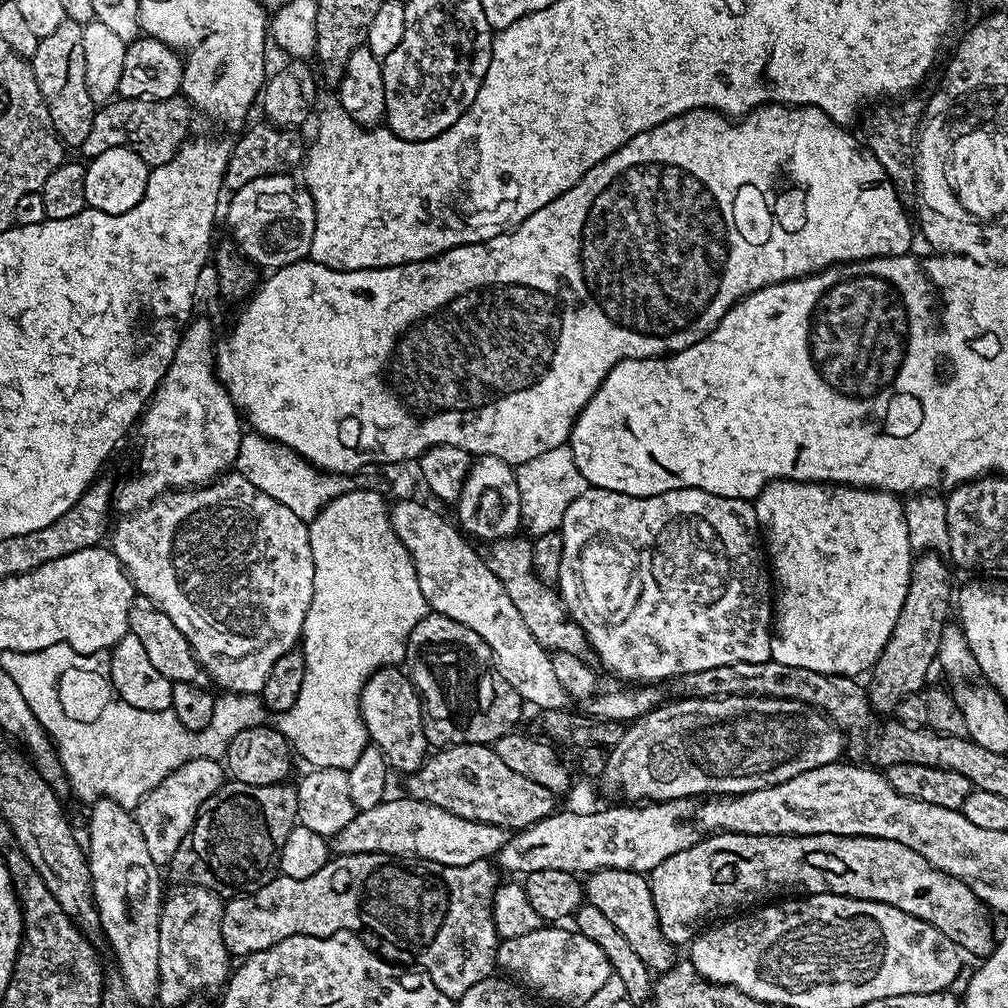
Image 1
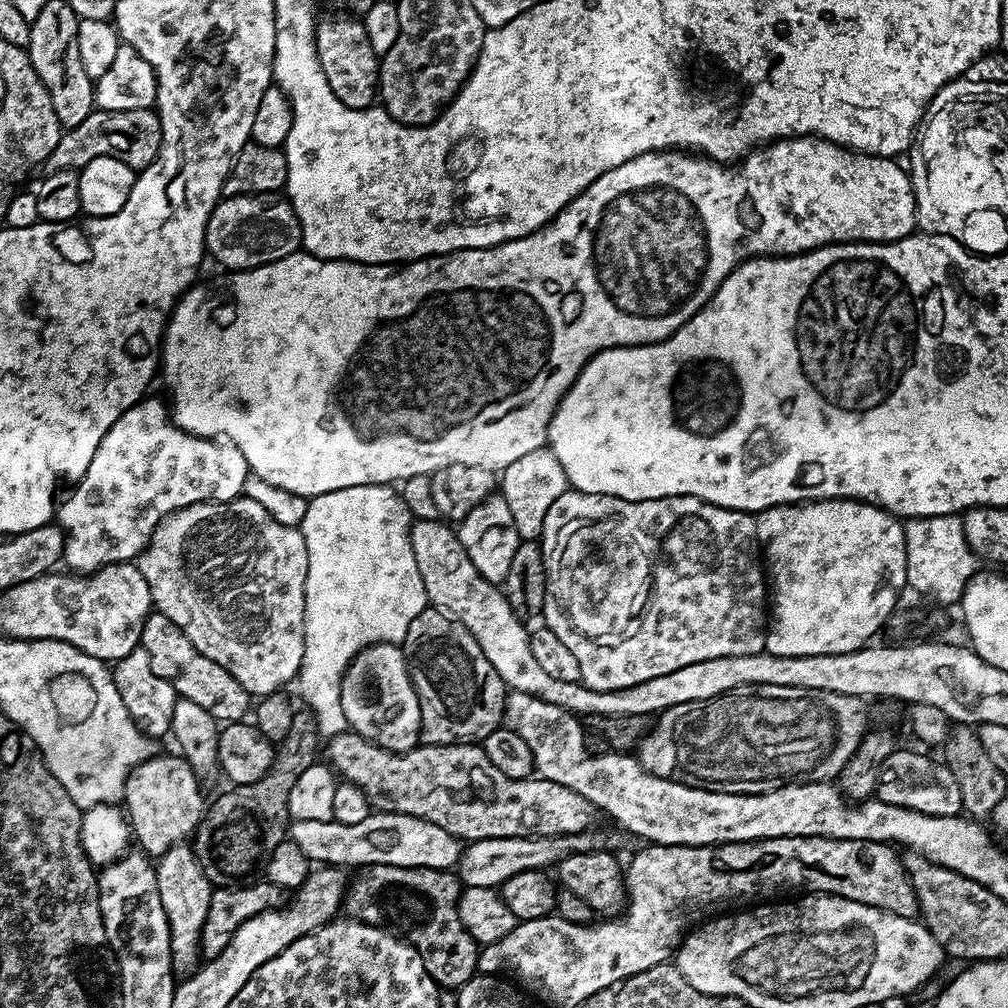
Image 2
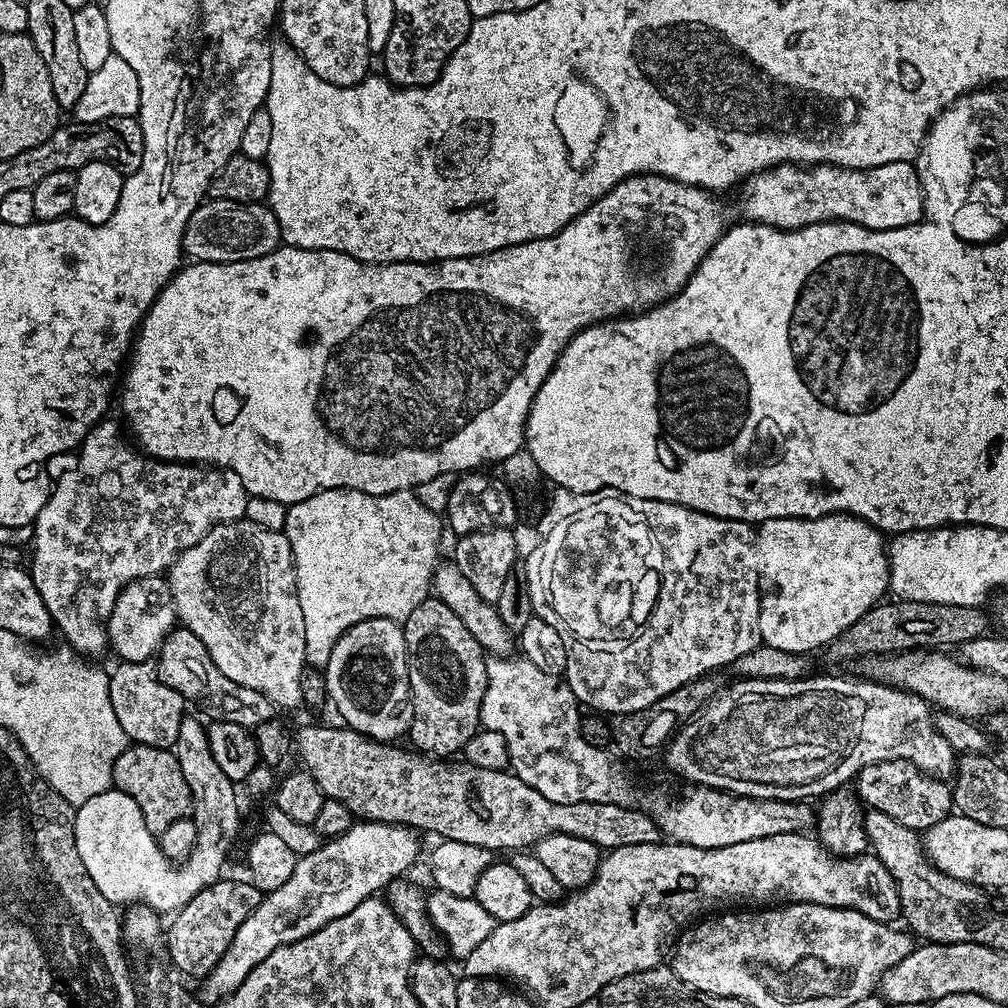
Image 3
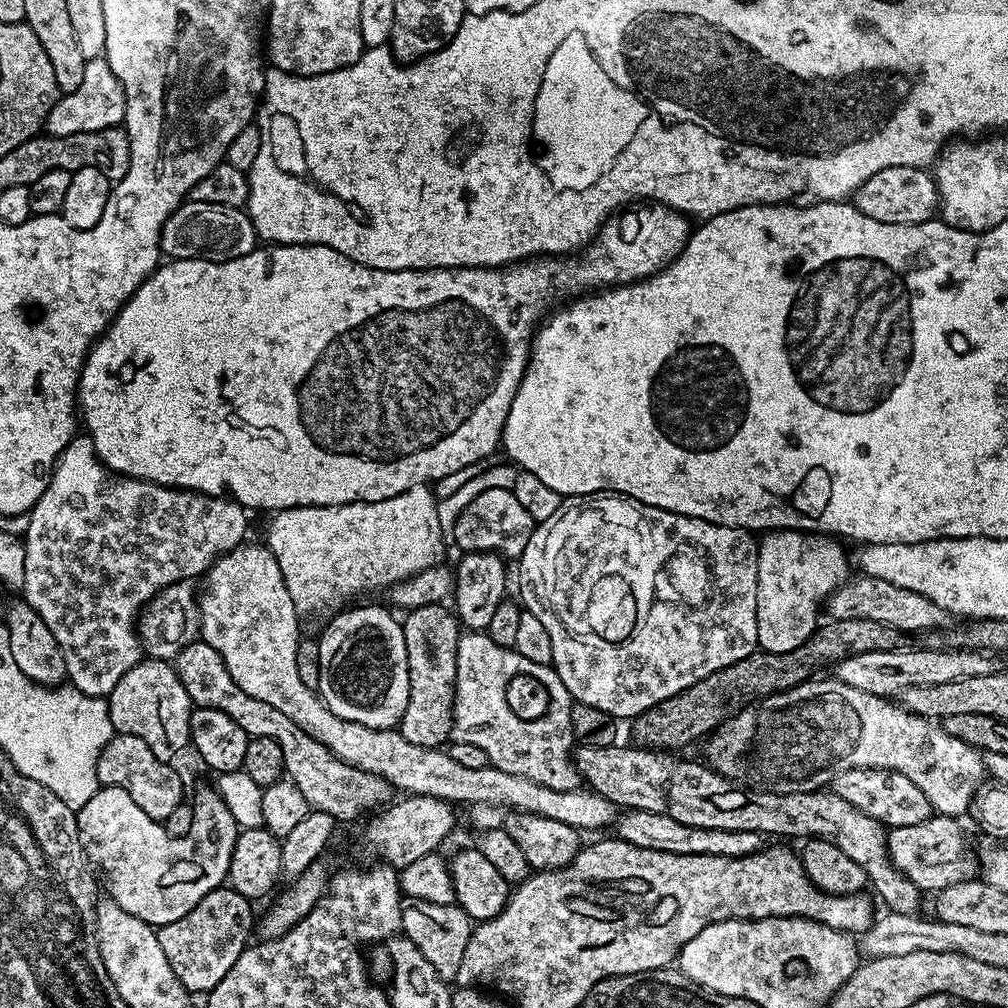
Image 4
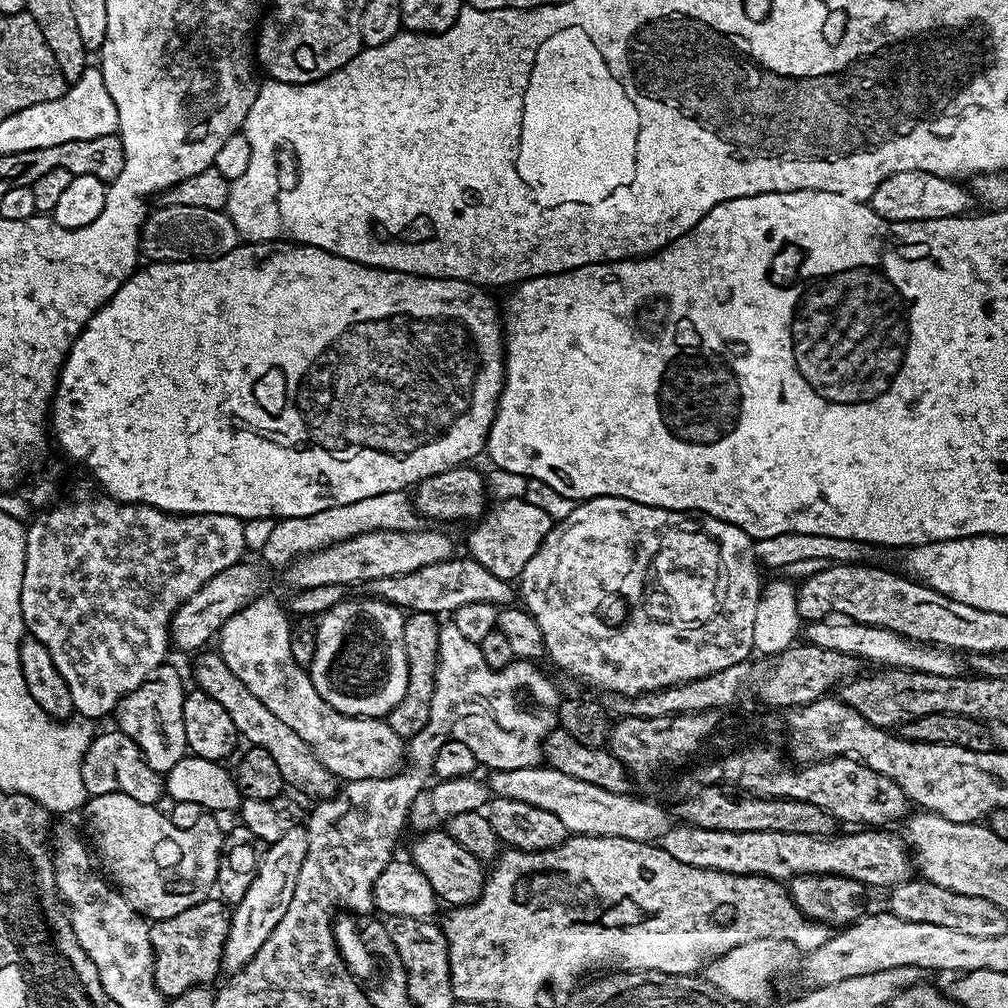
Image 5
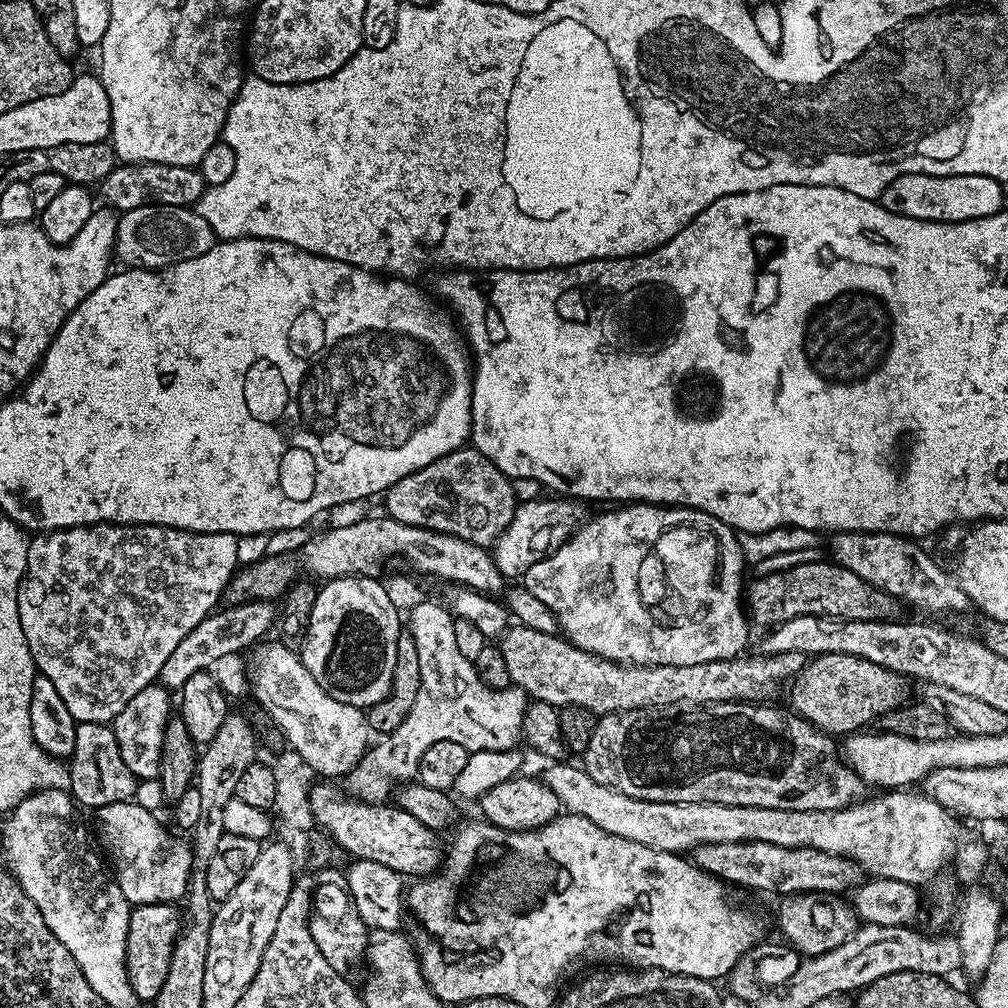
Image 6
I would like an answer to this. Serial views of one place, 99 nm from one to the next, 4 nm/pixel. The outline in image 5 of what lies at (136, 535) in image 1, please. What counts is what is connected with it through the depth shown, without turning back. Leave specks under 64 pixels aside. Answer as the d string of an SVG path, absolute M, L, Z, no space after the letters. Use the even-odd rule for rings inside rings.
M267 594L257 596L220 627L220 657L234 670L238 682L242 682L270 714L282 718L282 722L314 750L318 762L341 781L391 776L401 767L400 759L405 759L405 741L390 730L387 719L347 716L324 701L322 694L314 690L311 675L291 657L293 625L288 619L283 603L275 604ZM547 766L493 771L491 776L492 796L514 798L518 802L530 802L530 806L538 806L540 810L550 810L550 814L556 815L562 821L562 826L566 826L572 834L652 842L670 827L667 814L656 805L659 803L651 799L602 790L602 786L590 786L590 782L570 778L570 774L562 774ZM639 798L644 800L639 800Z

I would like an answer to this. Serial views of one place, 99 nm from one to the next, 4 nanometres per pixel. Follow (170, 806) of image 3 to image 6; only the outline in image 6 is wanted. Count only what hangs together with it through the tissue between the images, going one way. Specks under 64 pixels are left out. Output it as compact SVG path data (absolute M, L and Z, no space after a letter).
M77 723L74 750L68 764L68 783L72 799L85 809L98 810L107 804L131 801L135 797L137 778L130 766L122 762L115 731L108 724Z

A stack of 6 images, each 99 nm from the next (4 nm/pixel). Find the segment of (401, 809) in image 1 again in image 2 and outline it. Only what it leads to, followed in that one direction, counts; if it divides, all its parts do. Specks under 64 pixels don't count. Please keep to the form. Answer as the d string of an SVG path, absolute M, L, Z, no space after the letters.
M369 811L362 822L347 824L337 820L292 820L288 836L306 854L309 862L320 866L371 866L389 864L399 868L439 868L448 870L460 859L461 841L451 836L442 826L414 818L410 814Z

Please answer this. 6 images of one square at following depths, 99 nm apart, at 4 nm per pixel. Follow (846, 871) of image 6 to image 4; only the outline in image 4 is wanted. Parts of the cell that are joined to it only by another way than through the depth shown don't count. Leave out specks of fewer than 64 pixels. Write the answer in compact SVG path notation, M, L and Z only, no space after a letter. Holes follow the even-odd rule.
M650 810L621 811L614 821L615 828L615 839L630 842L630 846L679 856L749 856L759 852L766 844L765 837L758 832L686 826L682 822L674 822L674 818L666 818L666 814L654 814ZM933 814L926 822L918 822L918 826L902 826L888 832L888 857L892 865L907 880L914 882L921 893L935 894L977 875L978 860L968 849L968 840L960 823L957 817Z

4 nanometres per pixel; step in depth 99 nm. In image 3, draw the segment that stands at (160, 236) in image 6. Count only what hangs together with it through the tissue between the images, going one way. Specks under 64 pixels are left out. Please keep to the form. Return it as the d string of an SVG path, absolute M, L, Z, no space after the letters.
M209 199L194 210L190 222L184 231L183 251L192 255L191 259L205 264L225 264L250 258L262 258L262 254L270 254L275 248L281 247L282 237L280 223L267 203L239 204L233 200Z

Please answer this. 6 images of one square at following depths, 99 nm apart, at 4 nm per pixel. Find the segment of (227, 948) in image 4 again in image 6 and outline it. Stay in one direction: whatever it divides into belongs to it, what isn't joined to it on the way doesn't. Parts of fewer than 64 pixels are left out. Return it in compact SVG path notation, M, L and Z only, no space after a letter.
M175 903L171 904L137 904L129 914L129 930L126 934L125 968L130 986L140 1002L155 1000L158 990L162 990L162 982L166 982L166 974L172 948L180 937L182 912Z

